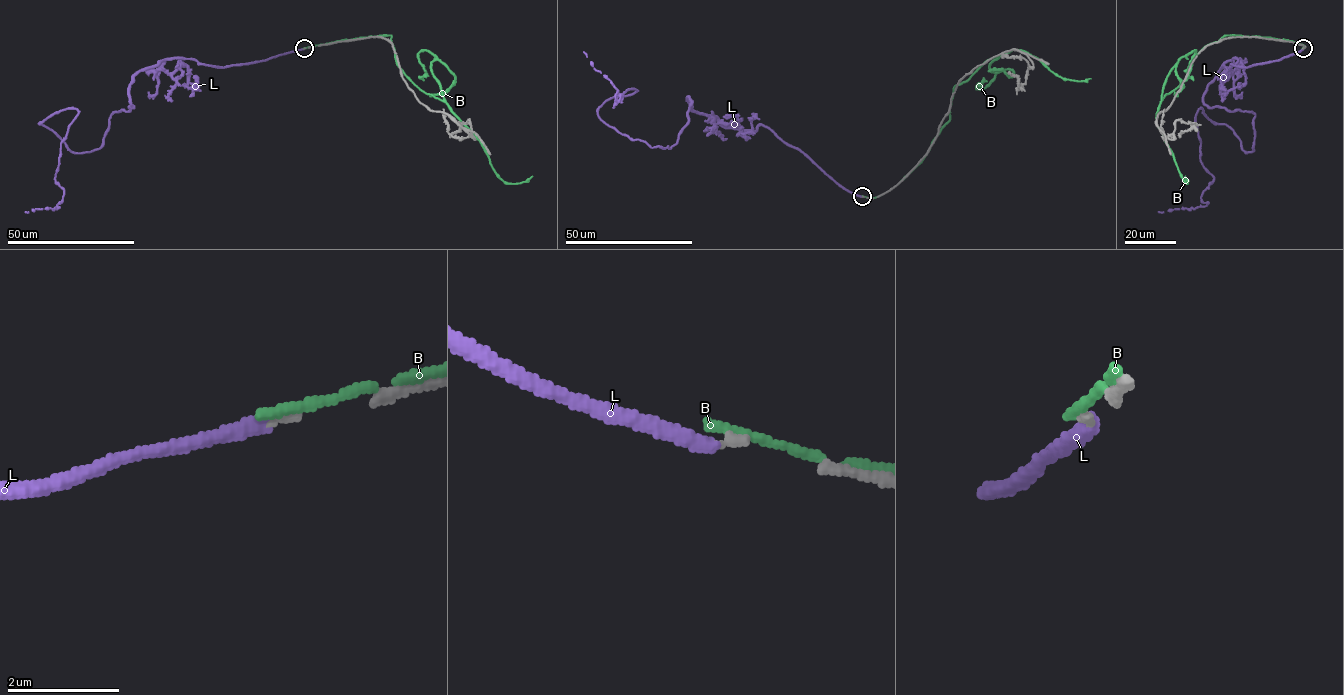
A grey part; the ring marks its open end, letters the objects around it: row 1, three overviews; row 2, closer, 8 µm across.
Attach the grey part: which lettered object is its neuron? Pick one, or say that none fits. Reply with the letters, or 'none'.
none

